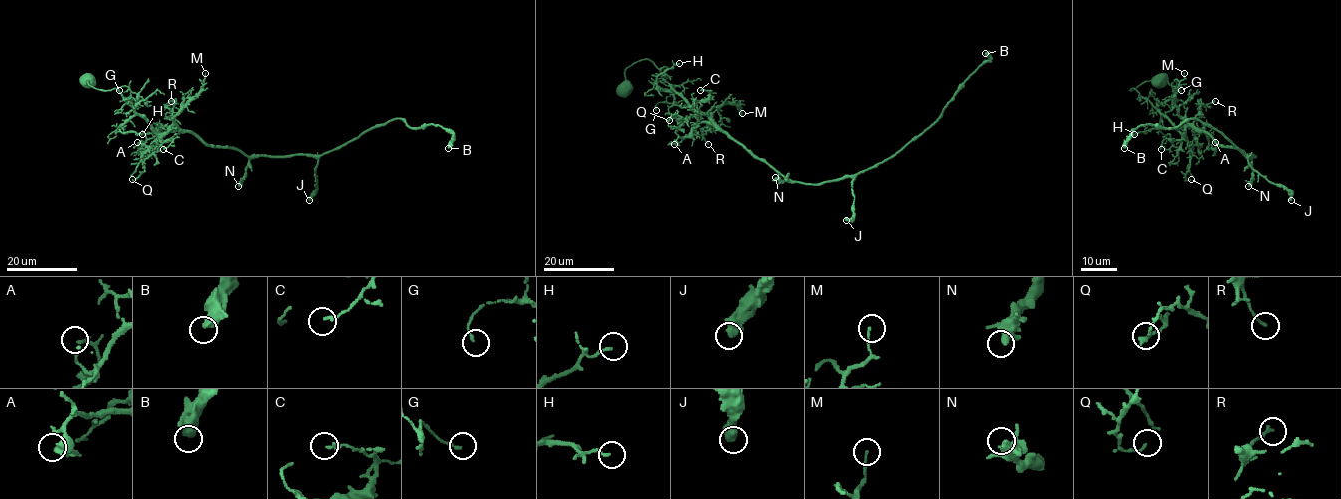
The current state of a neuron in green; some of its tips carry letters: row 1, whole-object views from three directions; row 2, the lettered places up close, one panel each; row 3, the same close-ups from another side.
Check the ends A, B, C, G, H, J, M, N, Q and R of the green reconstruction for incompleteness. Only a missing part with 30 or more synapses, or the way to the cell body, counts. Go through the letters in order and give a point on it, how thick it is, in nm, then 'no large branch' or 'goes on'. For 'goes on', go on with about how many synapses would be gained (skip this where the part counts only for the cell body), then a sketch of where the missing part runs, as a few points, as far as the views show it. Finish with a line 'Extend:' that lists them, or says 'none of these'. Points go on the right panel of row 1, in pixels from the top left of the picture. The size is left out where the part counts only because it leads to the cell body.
A: (1215, 142) | 170 nm | no large branch
B: (1124, 148) | 480 nm | no large branch
C: (1161, 149) | 140 nm | no large branch
G: (1181, 90) | 140 nm | no large branch
H: (1134, 134) | 140 nm | no large branch
J: (1291, 200) | 550 nm | no large branch
M: (1184, 73) | 110 nm | no large branch
N: (1248, 186) | 460 nm | no large branch
Q: (1191, 179) | 70 nm | no large branch
R: (1215, 101) | 170 nm | no large branch
Extend: none of these

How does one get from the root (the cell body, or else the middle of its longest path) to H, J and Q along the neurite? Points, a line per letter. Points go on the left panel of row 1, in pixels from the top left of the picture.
H: (87, 80), (87, 77), (87, 82), (99, 90), (116, 88), (134, 113), (119, 129), (142, 134)
J: (87, 80), (99, 90), (116, 88), (157, 133), (178, 127), (249, 156), (314, 156), (317, 184), (309, 200)
Q: (87, 80), (87, 77), (87, 82), (99, 90), (116, 88), (157, 136), (143, 154), (144, 170), (132, 179)

